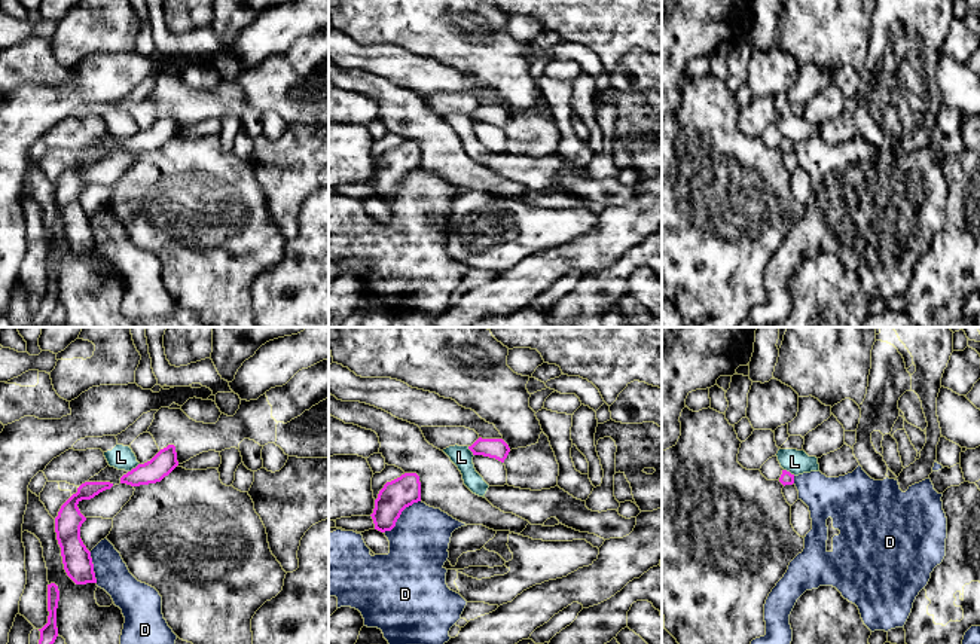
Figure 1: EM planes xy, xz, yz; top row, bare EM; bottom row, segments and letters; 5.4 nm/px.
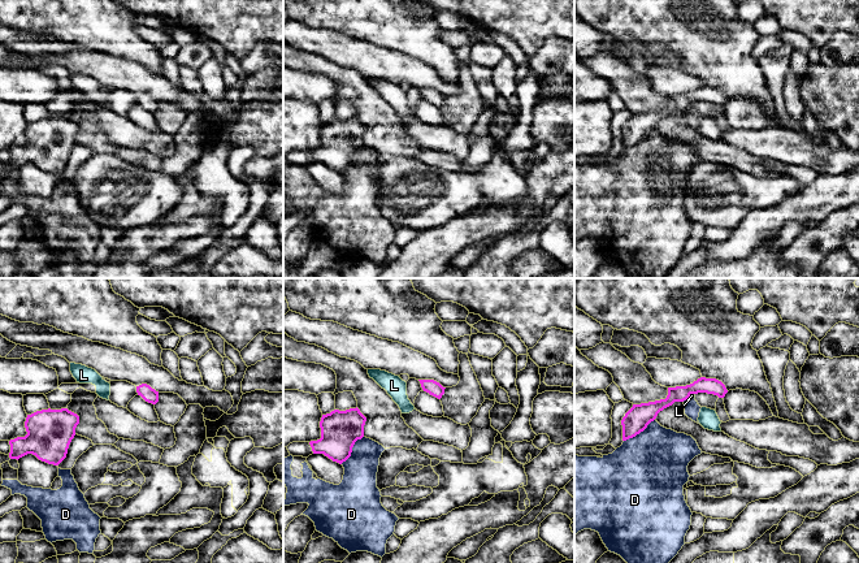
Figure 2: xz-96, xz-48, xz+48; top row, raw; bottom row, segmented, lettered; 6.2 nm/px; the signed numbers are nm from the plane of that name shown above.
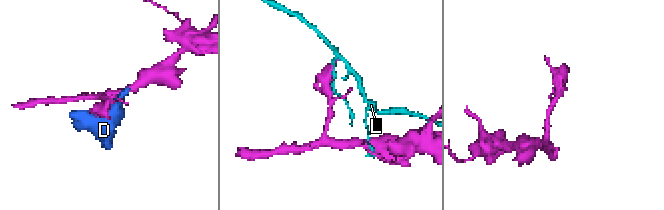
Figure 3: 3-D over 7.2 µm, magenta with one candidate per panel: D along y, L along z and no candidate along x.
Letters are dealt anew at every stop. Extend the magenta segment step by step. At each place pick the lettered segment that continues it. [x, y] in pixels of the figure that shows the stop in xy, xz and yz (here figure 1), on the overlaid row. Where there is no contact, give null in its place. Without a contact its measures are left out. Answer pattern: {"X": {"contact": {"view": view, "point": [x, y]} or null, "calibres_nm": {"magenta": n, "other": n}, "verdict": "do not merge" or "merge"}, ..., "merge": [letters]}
{"D": {"contact": {"view": "xz", "point": [400, 513]}, "calibres_nm": {"magenta": 170, "other": 320}, "verdict": "do not merge"}, "L": {"contact": {"view": "xy", "point": [133, 469]}, "calibres_nm": {"magenta": 120, "other": 130}, "verdict": "do not merge"}, "merge": []}

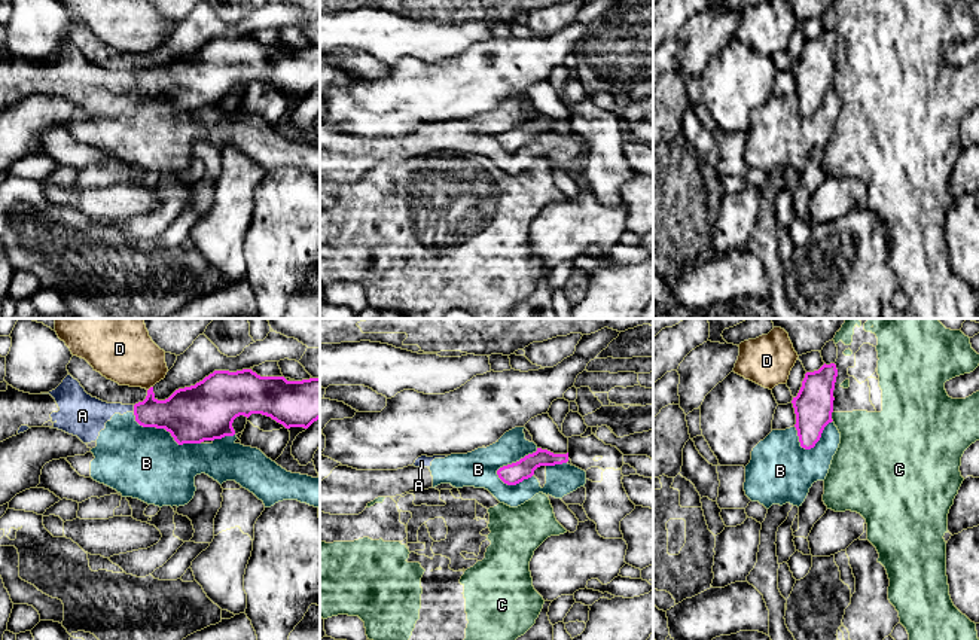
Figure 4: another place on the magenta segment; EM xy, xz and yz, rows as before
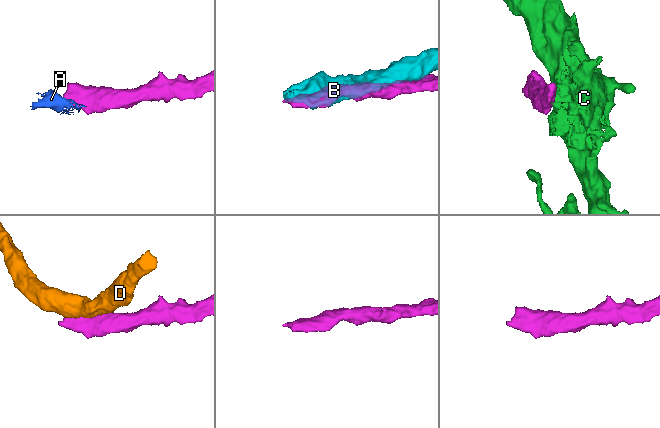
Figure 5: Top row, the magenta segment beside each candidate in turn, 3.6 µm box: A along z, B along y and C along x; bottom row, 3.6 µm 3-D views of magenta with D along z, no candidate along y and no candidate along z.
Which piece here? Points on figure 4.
{"A": {"contact": {"view": "xy", "point": [134, 408]}, "calibres_nm": {"magenta": 220, "other": 190}, "verdict": "do not merge"}, "B": {"contact": {"view": "xz", "point": [514, 463]}, "calibres_nm": {"magenta": 120, "other": 200}, "verdict": "do not merge"}, "C": {"contact": {"view": "yz", "point": [830, 416]}, "calibres_nm": {"magenta": 200, "other": 320}, "verdict": "do not merge"}, "D": {"contact": {"view": "xy", "point": [149, 389]}, "calibres_nm": {"magenta": 280, "other": 320}, "verdict": "do not merge"}, "merge": []}

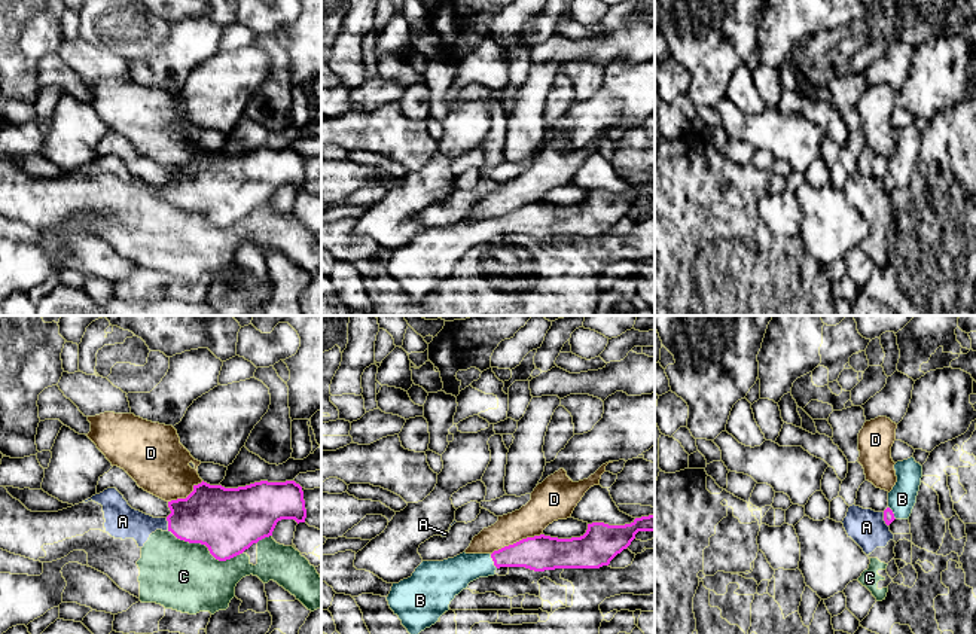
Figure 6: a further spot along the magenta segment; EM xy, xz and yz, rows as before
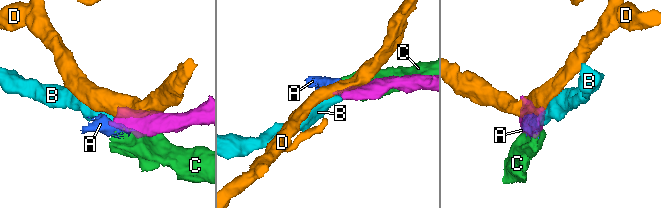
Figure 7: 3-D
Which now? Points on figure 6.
{"A": {"contact": {"view": "yz", "point": [884, 520]}, "calibres_nm": {"magenta": 60, "other": 200}, "verdict": "do not merge"}, "B": {"contact": {"view": "xz", "point": [493, 560]}, "calibres_nm": {"magenta": 180, "other": 190}, "verdict": "merge"}, "C": {"contact": {"view": "xy", "point": [204, 543]}, "calibres_nm": {"magenta": 360, "other": 380}, "verdict": "do not merge"}, "D": {"contact": {"view": "xz", "point": [517, 542]}, "calibres_nm": {"magenta": 190, "other": 180}, "verdict": "do not merge"}, "merge": ["B"]}

